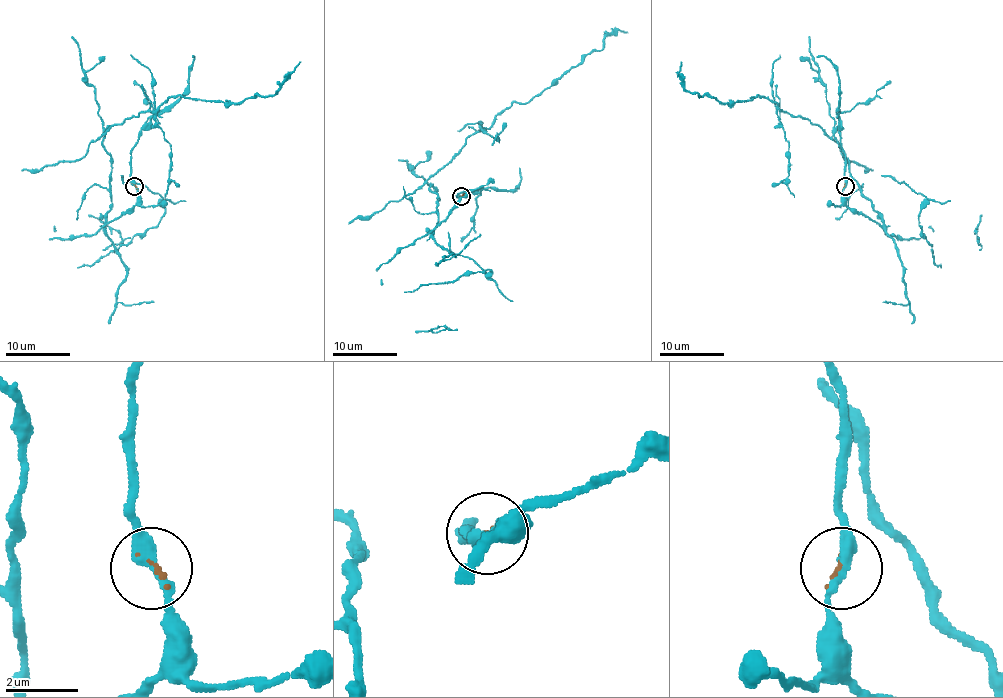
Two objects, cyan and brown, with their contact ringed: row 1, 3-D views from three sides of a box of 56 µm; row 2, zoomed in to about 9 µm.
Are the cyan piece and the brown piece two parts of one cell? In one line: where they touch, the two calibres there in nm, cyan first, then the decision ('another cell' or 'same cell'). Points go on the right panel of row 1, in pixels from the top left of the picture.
(845, 186) | 340/70 nm | another cell

